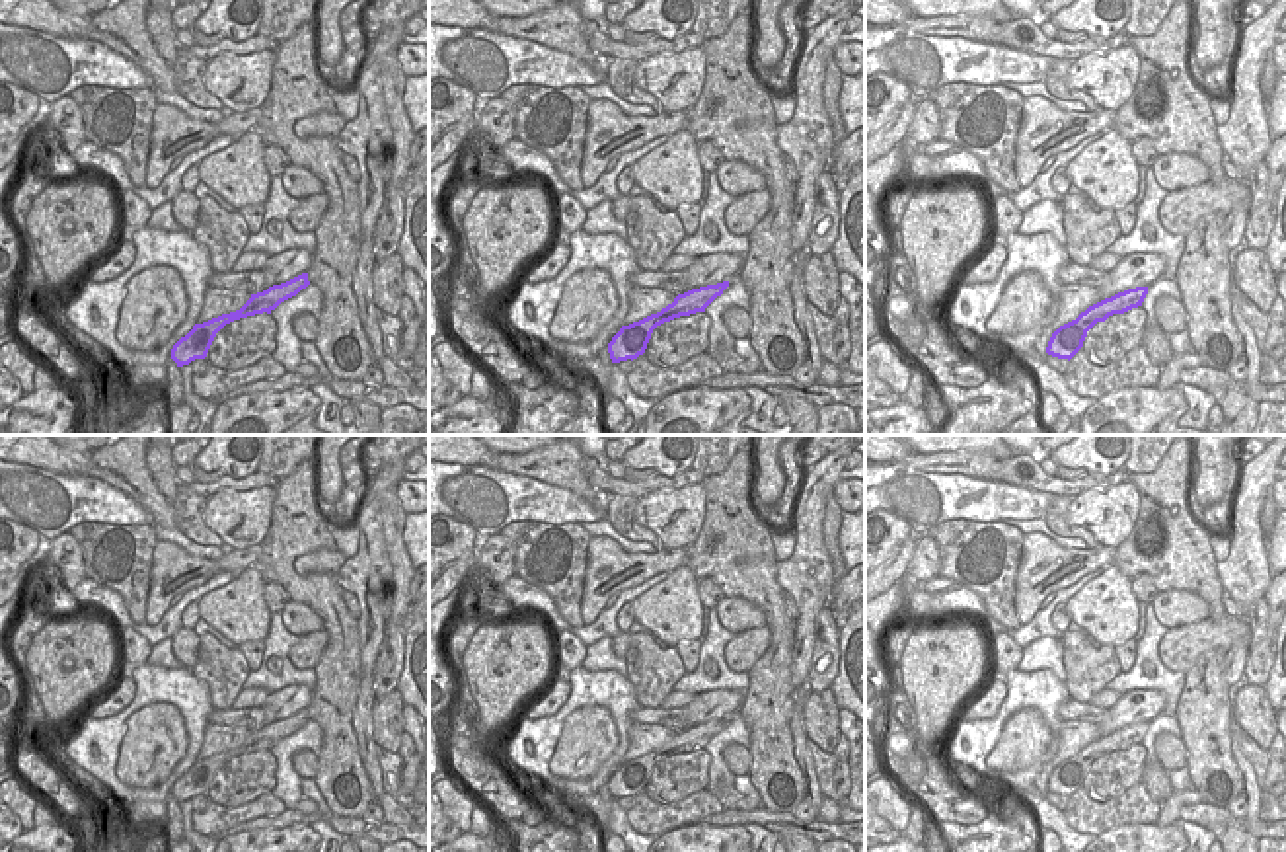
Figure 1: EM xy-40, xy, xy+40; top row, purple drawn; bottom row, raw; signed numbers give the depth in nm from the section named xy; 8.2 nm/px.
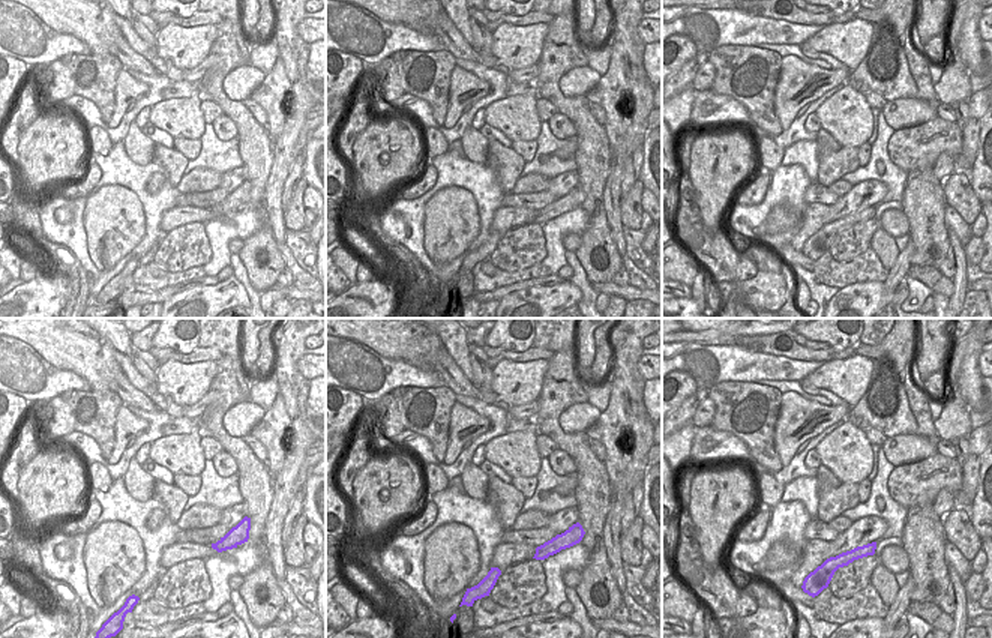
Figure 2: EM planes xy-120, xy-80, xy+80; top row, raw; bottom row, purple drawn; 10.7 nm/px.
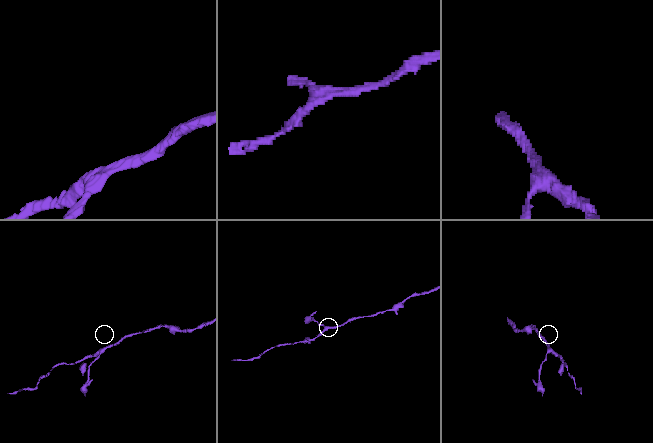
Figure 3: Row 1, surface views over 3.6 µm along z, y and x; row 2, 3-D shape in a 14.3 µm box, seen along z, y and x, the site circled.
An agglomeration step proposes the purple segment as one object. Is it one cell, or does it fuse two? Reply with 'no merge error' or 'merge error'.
merge error

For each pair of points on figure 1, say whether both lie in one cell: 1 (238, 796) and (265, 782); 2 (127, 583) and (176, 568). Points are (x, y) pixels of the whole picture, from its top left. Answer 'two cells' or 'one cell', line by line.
1: one cell
2: two cells

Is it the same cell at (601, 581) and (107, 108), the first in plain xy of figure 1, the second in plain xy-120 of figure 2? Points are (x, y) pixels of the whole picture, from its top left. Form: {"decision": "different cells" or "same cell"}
{"decision": "different cells"}

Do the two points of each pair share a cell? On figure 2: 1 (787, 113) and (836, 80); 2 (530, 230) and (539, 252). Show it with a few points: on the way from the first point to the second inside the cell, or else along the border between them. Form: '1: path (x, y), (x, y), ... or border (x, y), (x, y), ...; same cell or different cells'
1: path (799, 104), (824, 86); same cell
2: border (542, 233), (526, 239), (518, 252), (502, 254); different cells

